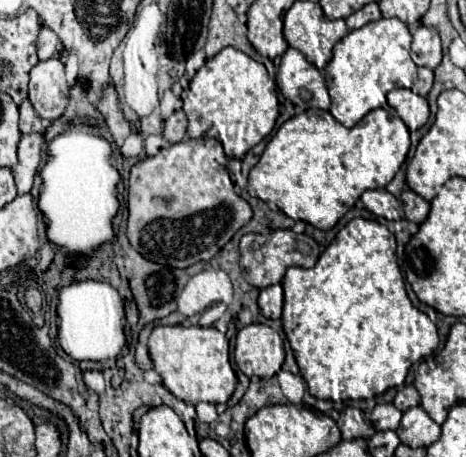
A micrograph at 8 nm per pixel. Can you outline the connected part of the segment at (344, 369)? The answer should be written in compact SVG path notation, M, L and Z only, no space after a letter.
M351 219L321 253L315 267L289 267L282 287L283 331L309 393L317 399L357 401L377 397L391 387L403 385L409 367L423 357L429 357L439 345L435 323L415 309L407 297L403 275L395 259L395 235L375 219Z

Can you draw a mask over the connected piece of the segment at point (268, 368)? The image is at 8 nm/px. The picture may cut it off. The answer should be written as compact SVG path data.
M253 323L239 329L235 343L235 363L247 377L271 379L283 365L285 351L277 331L269 325Z

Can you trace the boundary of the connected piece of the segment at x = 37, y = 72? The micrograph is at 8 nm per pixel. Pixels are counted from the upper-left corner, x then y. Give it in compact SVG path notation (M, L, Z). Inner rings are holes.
M59 55L49 61L39 61L31 69L29 99L45 121L55 121L63 115L69 101L69 85Z

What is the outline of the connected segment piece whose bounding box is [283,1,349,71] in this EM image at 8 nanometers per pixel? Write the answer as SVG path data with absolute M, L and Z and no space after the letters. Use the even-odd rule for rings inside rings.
M295 1L293 7L285 13L283 17L283 23L285 23L285 29L283 29L283 35L285 35L285 41L295 47L297 51L301 51L305 55L305 59L309 63L313 63L319 71L325 69L325 65L329 63L331 59L331 49L333 45L345 37L349 33L347 25L343 19L337 19L337 21L331 21L323 15L323 9L319 3L311 3L311 1Z

